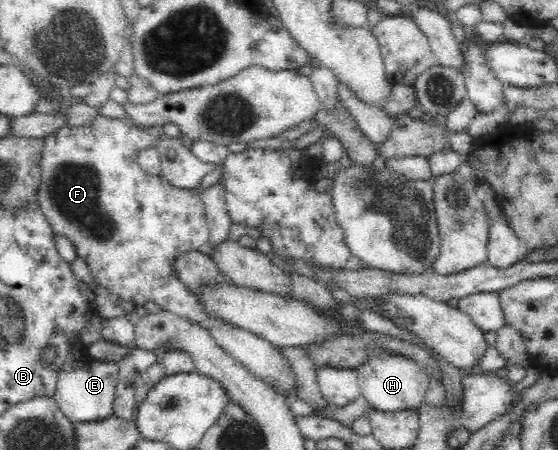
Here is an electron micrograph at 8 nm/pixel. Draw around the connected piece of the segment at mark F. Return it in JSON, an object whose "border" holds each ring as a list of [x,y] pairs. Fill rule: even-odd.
{"border":[[[98,114],[87,126],[63,126],[46,136],[45,148],[39,162],[39,209],[49,221],[54,234],[64,234],[73,242],[77,257],[87,263],[95,283],[99,286],[117,294],[123,300],[129,300],[136,307],[152,301],[161,309],[181,316],[184,320],[199,323],[255,379],[263,381],[286,398],[296,398],[298,383],[290,361],[281,353],[281,349],[244,328],[209,317],[194,293],[179,281],[179,277],[175,277],[175,260],[185,252],[205,248],[209,240],[209,228],[199,187],[191,190],[177,188],[160,174],[151,176],[143,172],[138,163],[139,152],[153,147],[163,136],[163,132],[162,126],[141,127],[125,117],[110,119]]]}

